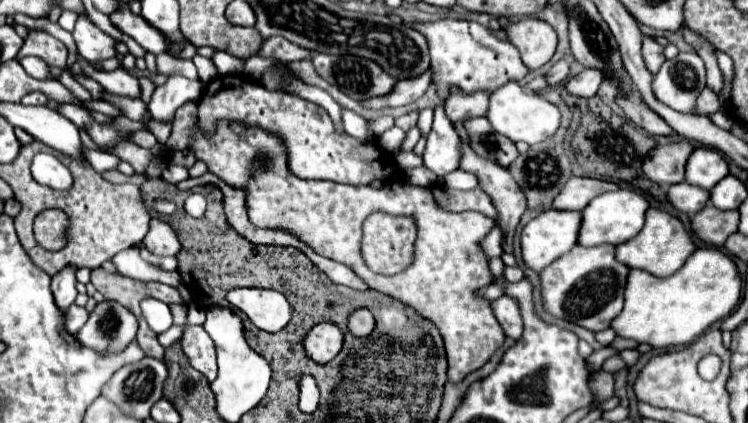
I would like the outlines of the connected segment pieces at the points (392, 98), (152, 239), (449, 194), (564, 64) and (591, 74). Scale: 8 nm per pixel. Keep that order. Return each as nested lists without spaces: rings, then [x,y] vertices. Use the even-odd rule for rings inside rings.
[[[430,70],[424,72],[418,78],[410,78],[410,80],[400,80],[392,92],[388,92],[386,96],[380,98],[368,98],[362,102],[364,108],[368,110],[384,110],[384,108],[396,108],[396,106],[404,106],[408,102],[416,102],[428,88],[430,84]]]
[[[152,218],[150,230],[148,230],[143,242],[152,254],[158,255],[174,256],[182,248],[178,236],[176,236],[176,230],[168,222],[162,222],[158,218]]]
[[[432,186],[432,194],[436,196],[436,202],[450,210],[450,212],[464,212],[464,210],[476,210],[482,212],[484,216],[490,216],[496,220],[496,210],[486,194],[480,190],[470,190],[470,192],[454,192],[444,186]]]
[[[562,58],[548,70],[546,78],[548,78],[548,84],[558,84],[564,78],[568,78],[568,74],[570,74],[570,62],[566,58]]]
[[[584,68],[578,76],[574,76],[566,82],[566,90],[568,90],[568,94],[572,94],[576,98],[592,98],[596,94],[596,90],[600,88],[602,80],[604,78],[598,74],[598,70]]]

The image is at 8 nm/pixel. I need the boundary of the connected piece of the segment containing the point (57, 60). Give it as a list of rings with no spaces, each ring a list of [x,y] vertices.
[[[30,30],[22,50],[18,52],[18,58],[24,58],[24,56],[40,56],[50,64],[50,67],[66,68],[68,48],[48,32]]]

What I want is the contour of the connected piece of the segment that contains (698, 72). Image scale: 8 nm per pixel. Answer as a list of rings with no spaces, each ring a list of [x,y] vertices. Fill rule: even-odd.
[[[680,52],[676,58],[666,60],[654,76],[654,94],[658,100],[678,112],[690,114],[698,92],[706,86],[706,68],[698,54]]]

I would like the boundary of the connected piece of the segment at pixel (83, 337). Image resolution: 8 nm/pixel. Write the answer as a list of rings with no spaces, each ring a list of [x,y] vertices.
[[[104,300],[90,312],[88,322],[76,338],[94,350],[120,352],[134,340],[136,330],[138,322],[130,310],[118,302]]]

